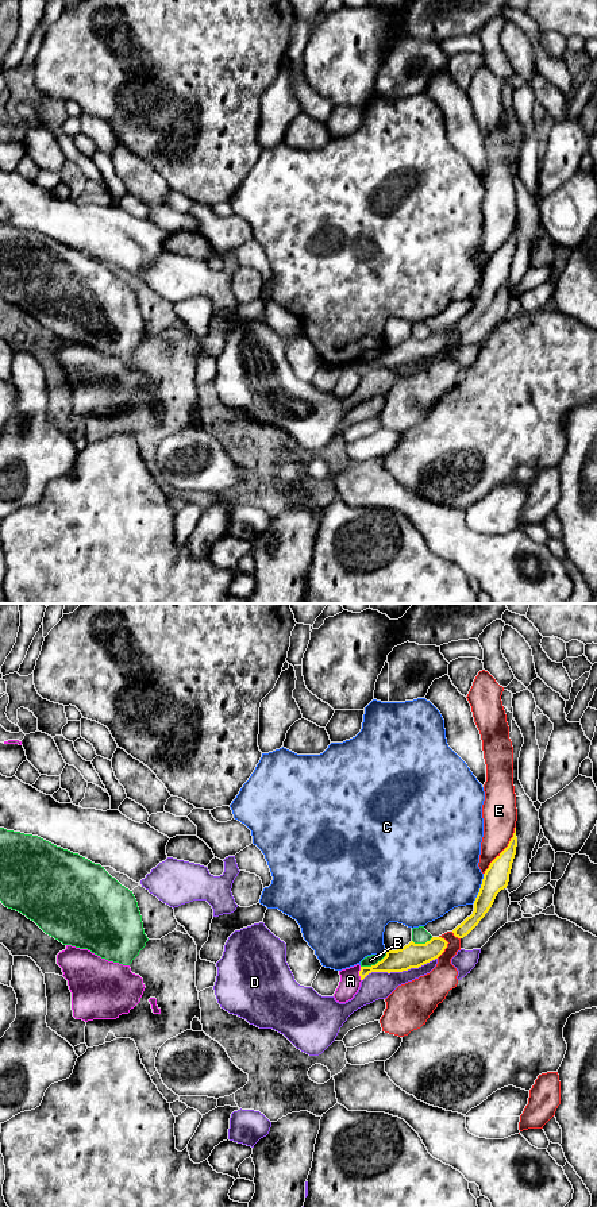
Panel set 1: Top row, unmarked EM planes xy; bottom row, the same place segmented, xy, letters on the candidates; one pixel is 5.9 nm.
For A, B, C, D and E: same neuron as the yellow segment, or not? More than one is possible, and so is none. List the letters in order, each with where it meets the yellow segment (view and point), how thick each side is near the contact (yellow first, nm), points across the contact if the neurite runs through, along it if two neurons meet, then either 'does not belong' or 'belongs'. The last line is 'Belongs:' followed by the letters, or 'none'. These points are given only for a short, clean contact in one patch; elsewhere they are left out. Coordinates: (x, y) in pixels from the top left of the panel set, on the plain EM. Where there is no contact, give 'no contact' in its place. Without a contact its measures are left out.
A: xy (359, 369) | 130/130 nm | along xy (359, 362), (361, 376) | does not belong
B: xy (376, 359) | 140/60 nm | does not belong
C: xy (480, 284) | 150/440 nm | does not belong
D: xy (399, 366) | 140/160 nm | does not belong
E: xy (503, 246) | 150/200 nm | does not belong
Belongs: none

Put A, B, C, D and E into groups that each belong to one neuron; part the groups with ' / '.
A / B / C / D / E

